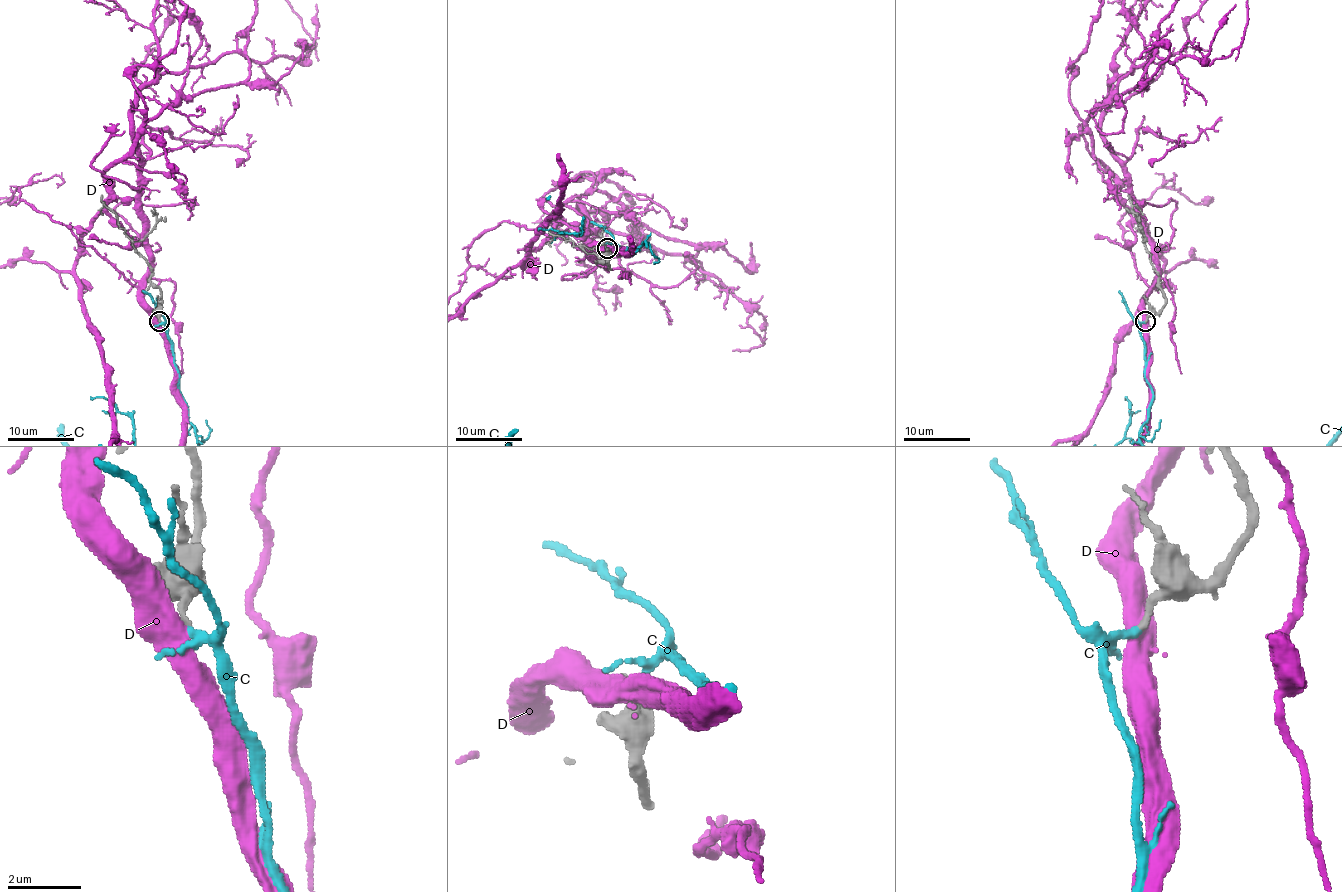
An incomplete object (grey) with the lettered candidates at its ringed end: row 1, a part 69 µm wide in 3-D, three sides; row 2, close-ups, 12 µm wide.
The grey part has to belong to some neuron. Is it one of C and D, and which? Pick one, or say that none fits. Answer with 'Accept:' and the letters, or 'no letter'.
Accept: C

